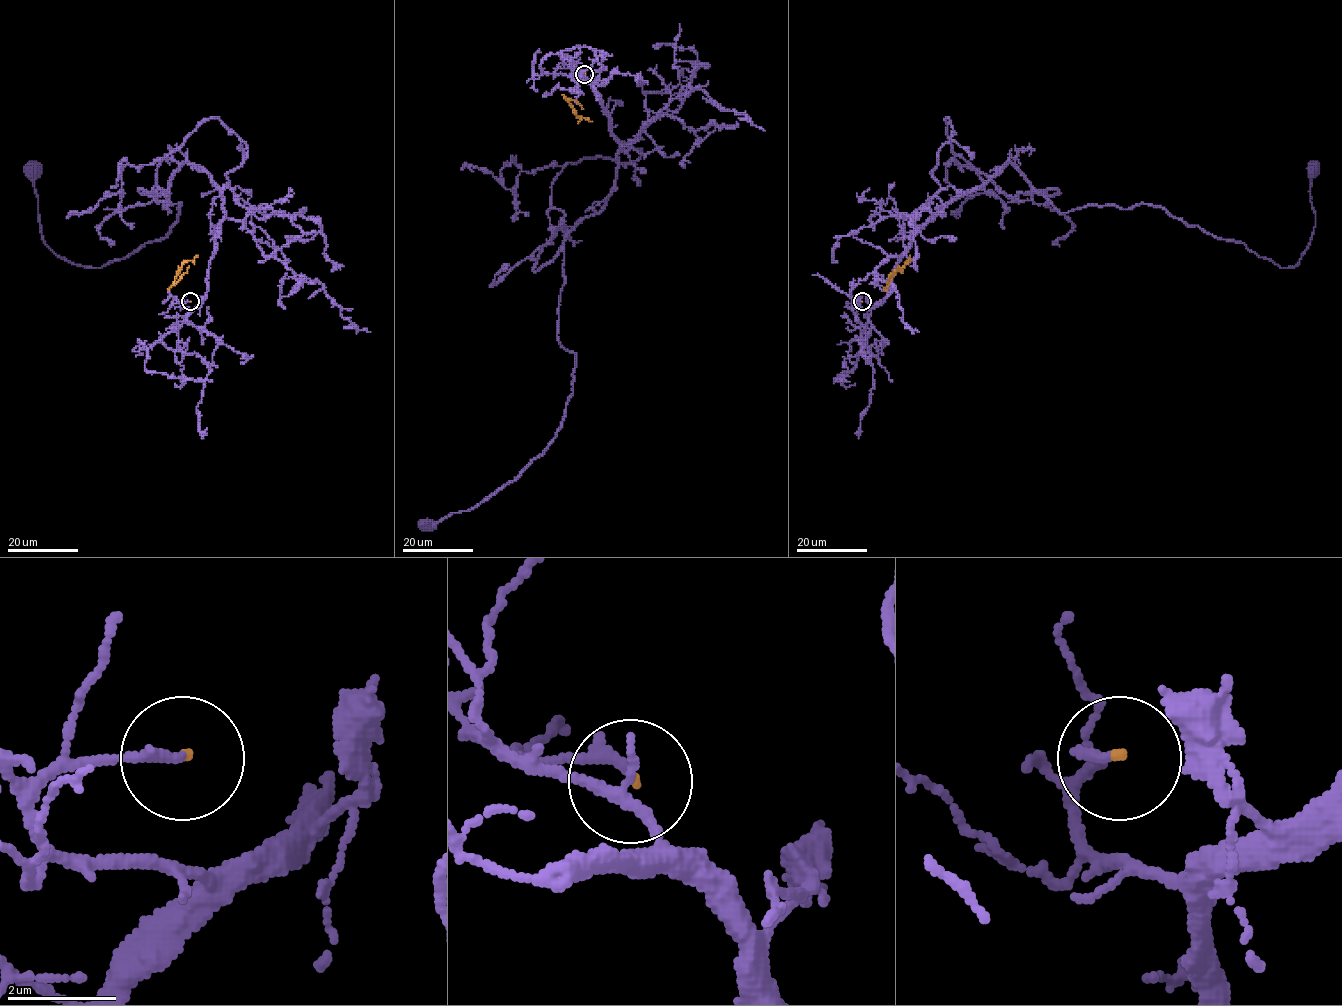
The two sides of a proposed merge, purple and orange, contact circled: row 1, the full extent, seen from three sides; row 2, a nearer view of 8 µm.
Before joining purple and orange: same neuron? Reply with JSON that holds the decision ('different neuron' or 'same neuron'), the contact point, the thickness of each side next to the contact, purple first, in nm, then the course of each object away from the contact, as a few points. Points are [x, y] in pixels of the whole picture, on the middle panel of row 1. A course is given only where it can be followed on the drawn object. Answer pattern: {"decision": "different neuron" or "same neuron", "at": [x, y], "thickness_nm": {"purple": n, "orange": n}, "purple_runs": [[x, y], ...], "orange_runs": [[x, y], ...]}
{"decision": "same neuron", "at": [584, 74], "thickness_nm": {"purple": 240, "orange": 80}, "purple_runs": [[585, 73], [618, 143], [612, 192], [563, 245], [557, 340], [573, 392], [516, 477], [426, 523]], "orange_runs": [[585, 74], [564, 96], [577, 116], [593, 122]]}

